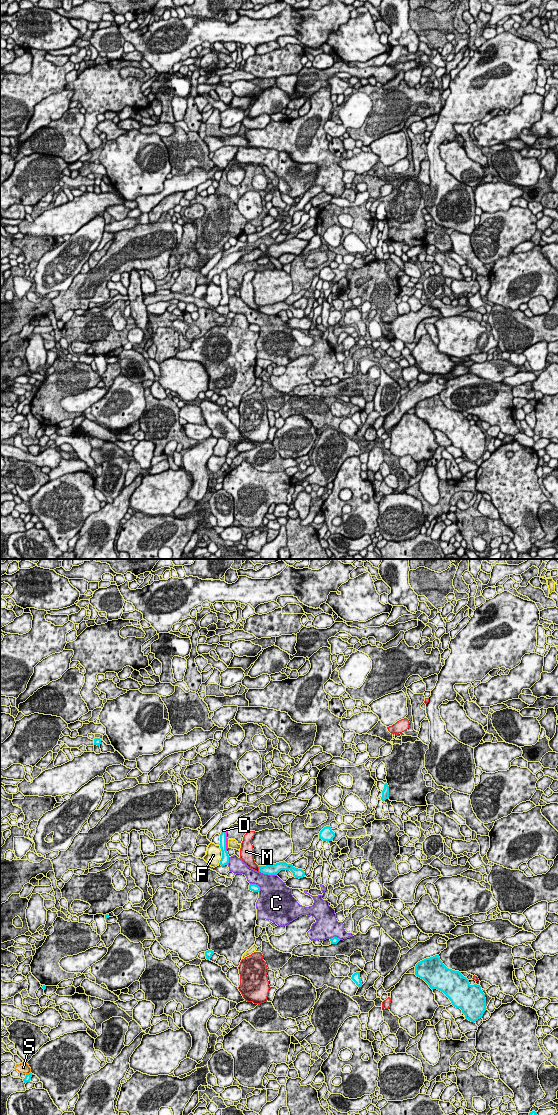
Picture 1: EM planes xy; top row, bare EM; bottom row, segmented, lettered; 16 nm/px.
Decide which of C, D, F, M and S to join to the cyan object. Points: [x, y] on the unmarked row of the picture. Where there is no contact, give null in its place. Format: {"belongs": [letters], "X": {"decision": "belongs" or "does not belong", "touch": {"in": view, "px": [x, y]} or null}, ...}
{"belongs": ["D"], "C": {"decision": "does not belong", "touch": {"in": "xy", "px": [269, 314]}}, "D": {"decision": "belongs", "touch": {"in": "xy", "px": [225, 280]}}, "F": {"decision": "does not belong", "touch": {"in": "xy", "px": [222, 294]}}, "M": {"decision": "does not belong", "touch": {"in": "xy", "px": [259, 309]}}, "S": {"decision": "does not belong", "touch": {"in": "xy", "px": [29, 513]}}}

